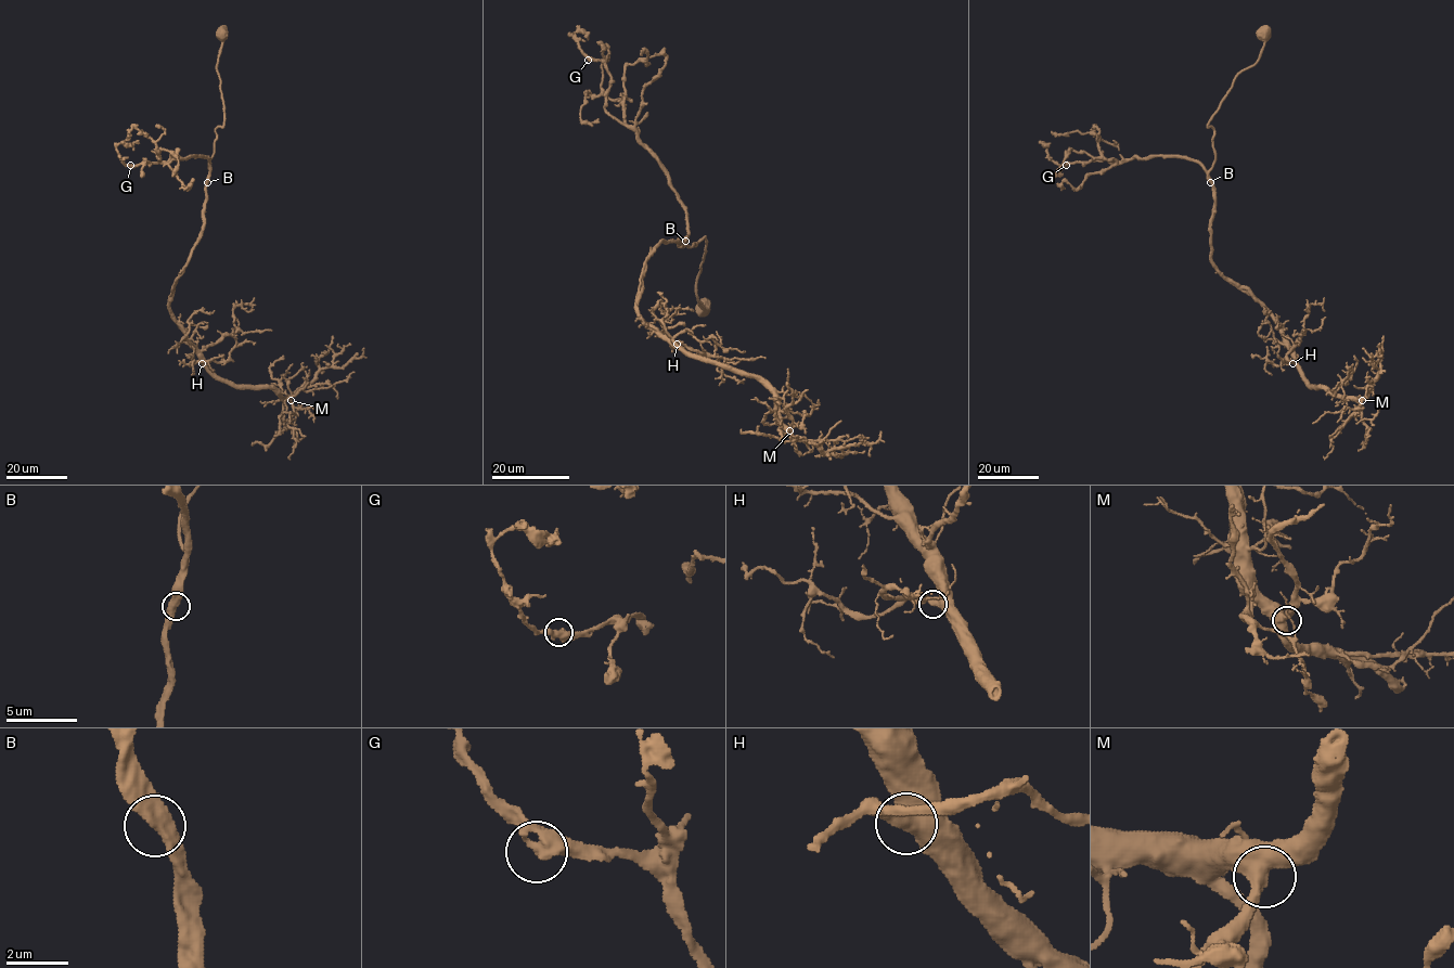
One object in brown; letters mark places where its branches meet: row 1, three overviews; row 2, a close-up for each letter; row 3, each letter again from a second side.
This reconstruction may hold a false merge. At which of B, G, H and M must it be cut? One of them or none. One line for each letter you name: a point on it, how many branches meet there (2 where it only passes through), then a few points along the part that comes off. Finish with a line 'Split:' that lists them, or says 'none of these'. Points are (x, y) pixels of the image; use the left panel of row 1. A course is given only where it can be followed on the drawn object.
Split: none of these

